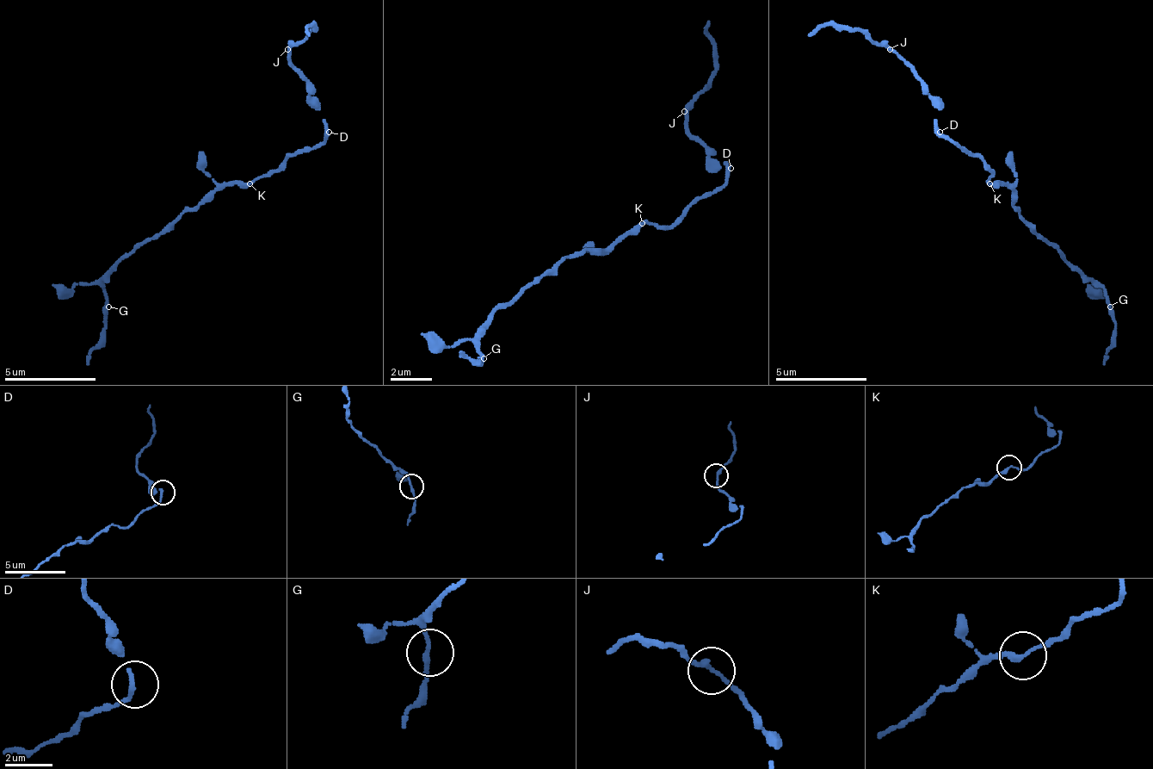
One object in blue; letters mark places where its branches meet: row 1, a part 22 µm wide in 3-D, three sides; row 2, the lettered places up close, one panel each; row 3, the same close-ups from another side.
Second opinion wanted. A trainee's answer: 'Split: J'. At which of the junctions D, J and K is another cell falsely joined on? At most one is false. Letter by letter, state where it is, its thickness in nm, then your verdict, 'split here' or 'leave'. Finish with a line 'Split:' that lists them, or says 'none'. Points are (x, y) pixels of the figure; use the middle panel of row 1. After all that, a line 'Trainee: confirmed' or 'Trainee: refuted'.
D: (730, 168) | 170 nm | leave
J: (684, 111) | 200 nm | leave
K: (642, 223) | 200 nm | leave
Split: none
Trainee: refuted

